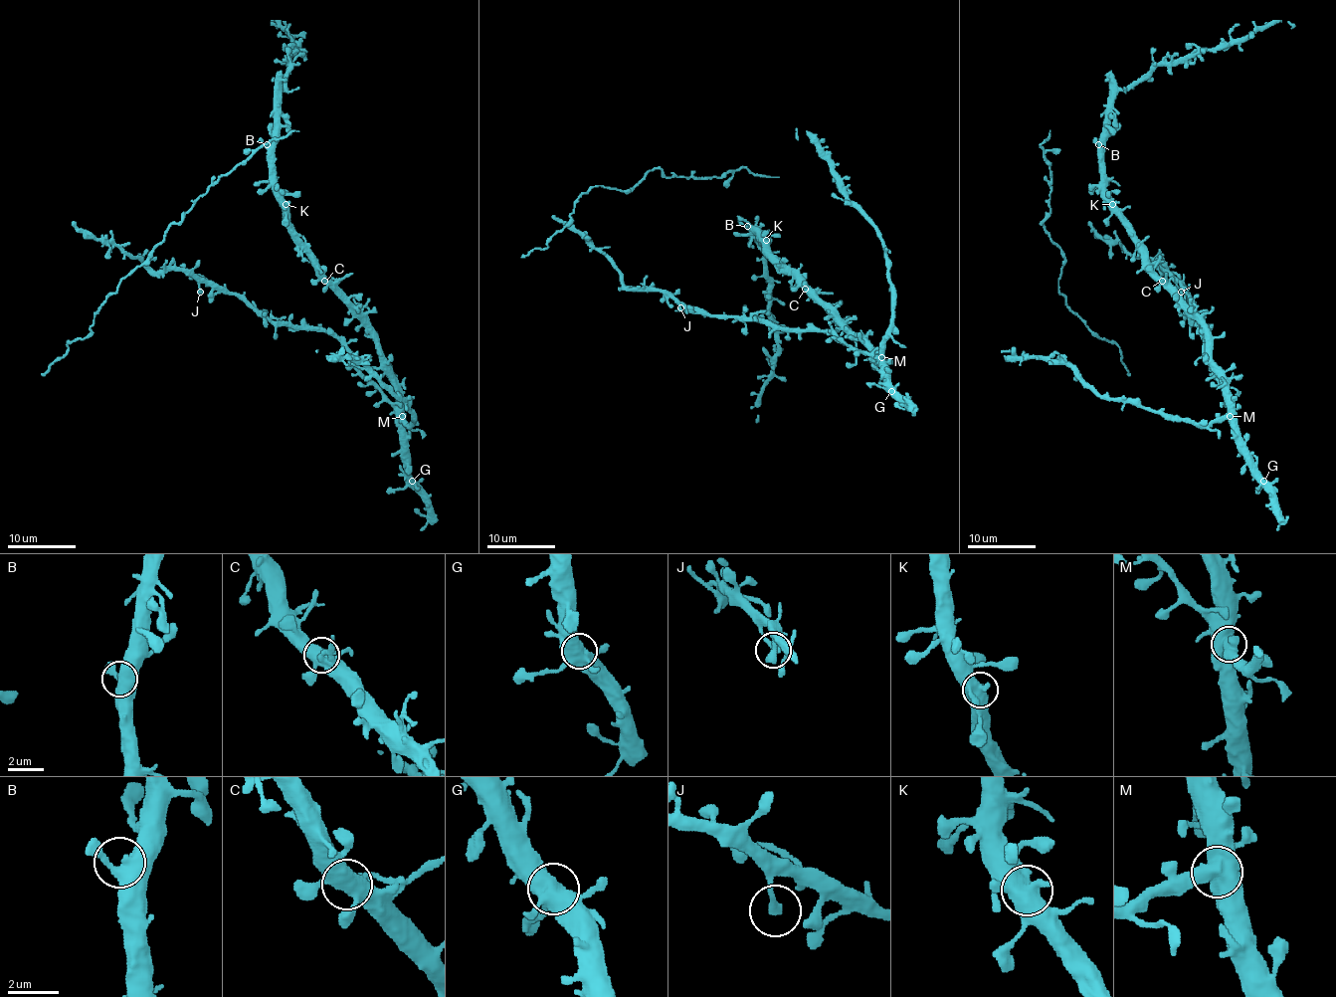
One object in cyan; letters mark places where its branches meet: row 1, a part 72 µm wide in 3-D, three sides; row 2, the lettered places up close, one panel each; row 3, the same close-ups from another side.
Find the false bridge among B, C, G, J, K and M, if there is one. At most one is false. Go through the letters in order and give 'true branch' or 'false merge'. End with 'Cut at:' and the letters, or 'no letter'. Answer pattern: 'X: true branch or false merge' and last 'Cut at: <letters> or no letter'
B: true branch
C: true branch
G: true branch
J: true branch
K: true branch
M: false merge
Cut at: M

